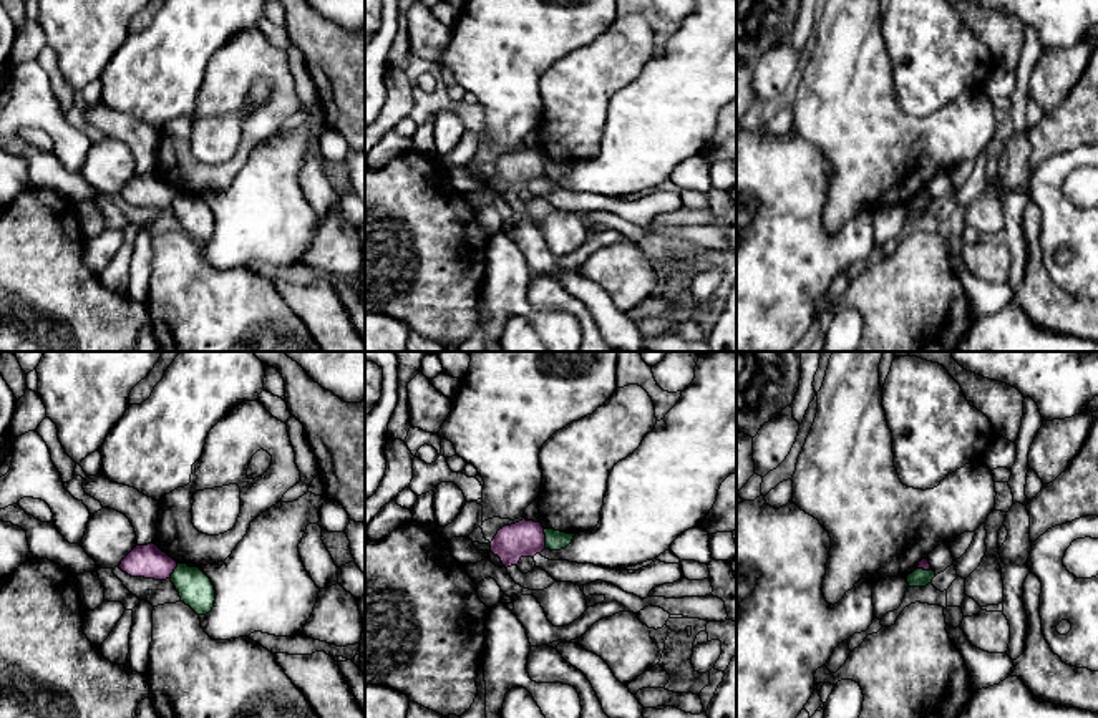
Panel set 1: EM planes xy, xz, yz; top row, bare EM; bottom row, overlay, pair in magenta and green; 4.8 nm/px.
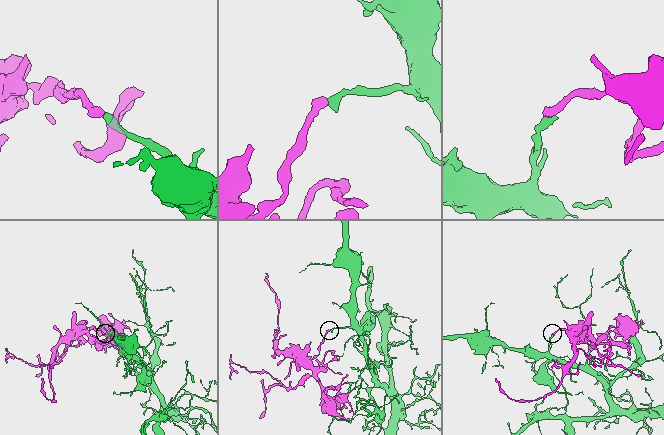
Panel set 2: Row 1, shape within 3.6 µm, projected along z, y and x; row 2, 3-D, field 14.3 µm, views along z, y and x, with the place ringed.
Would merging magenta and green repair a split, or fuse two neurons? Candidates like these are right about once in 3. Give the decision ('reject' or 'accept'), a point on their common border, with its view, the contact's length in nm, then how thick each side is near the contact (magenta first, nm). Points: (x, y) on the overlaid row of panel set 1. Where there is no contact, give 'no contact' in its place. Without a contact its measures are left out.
reject; meets magenta in xz at (544, 539); contact 100 nm long; 180 nm thick on the magenta side, 100 nm on the other

